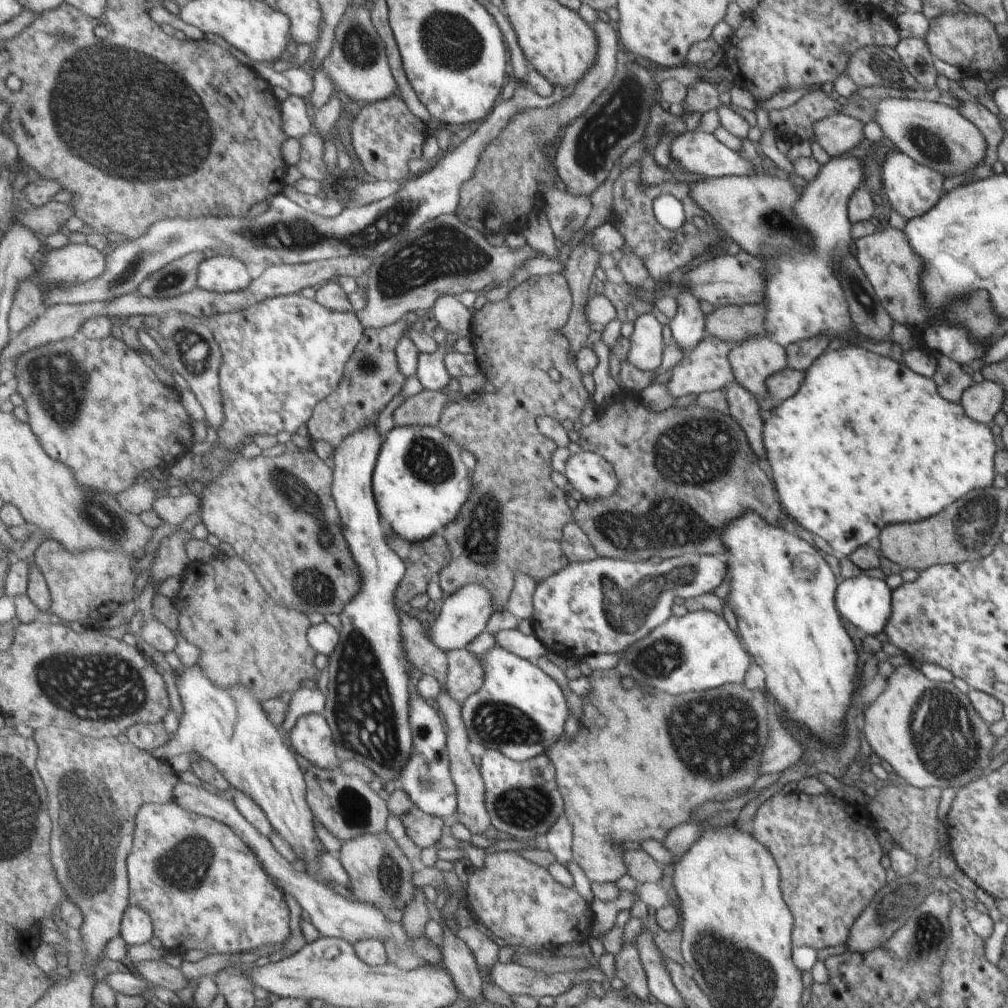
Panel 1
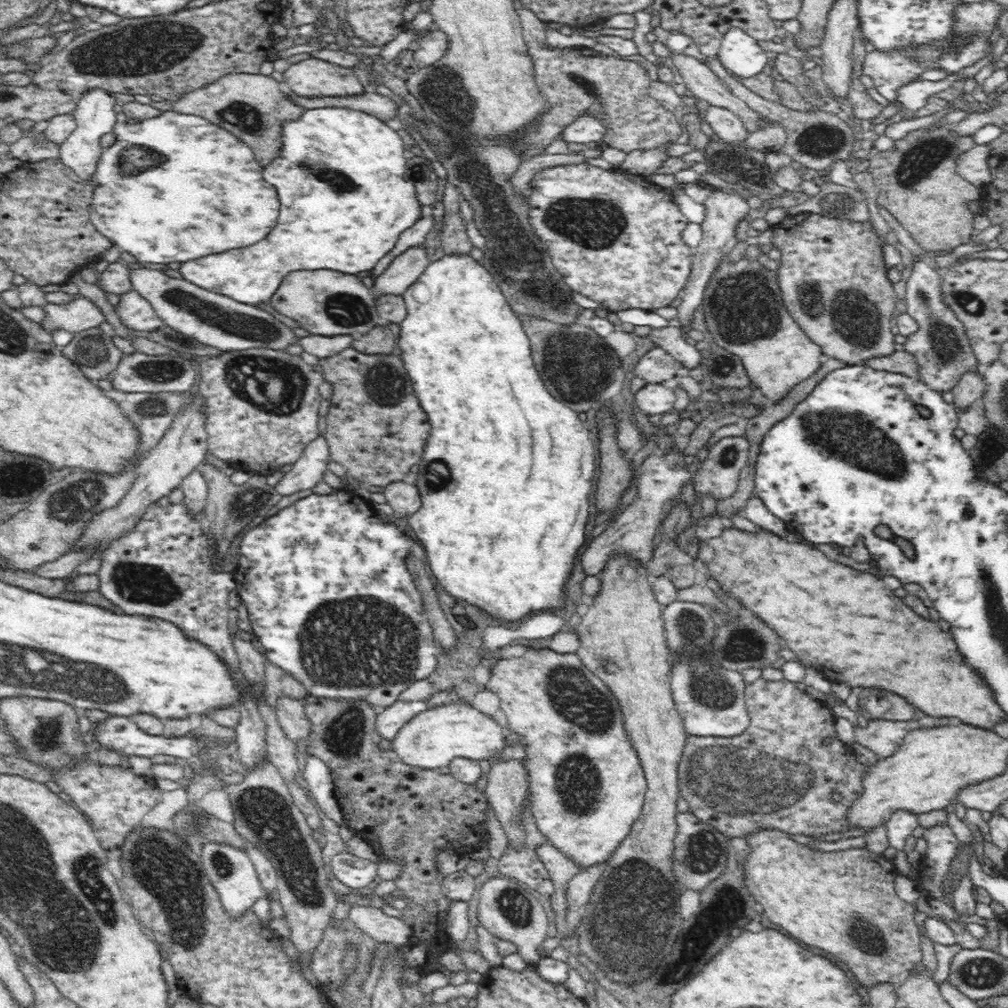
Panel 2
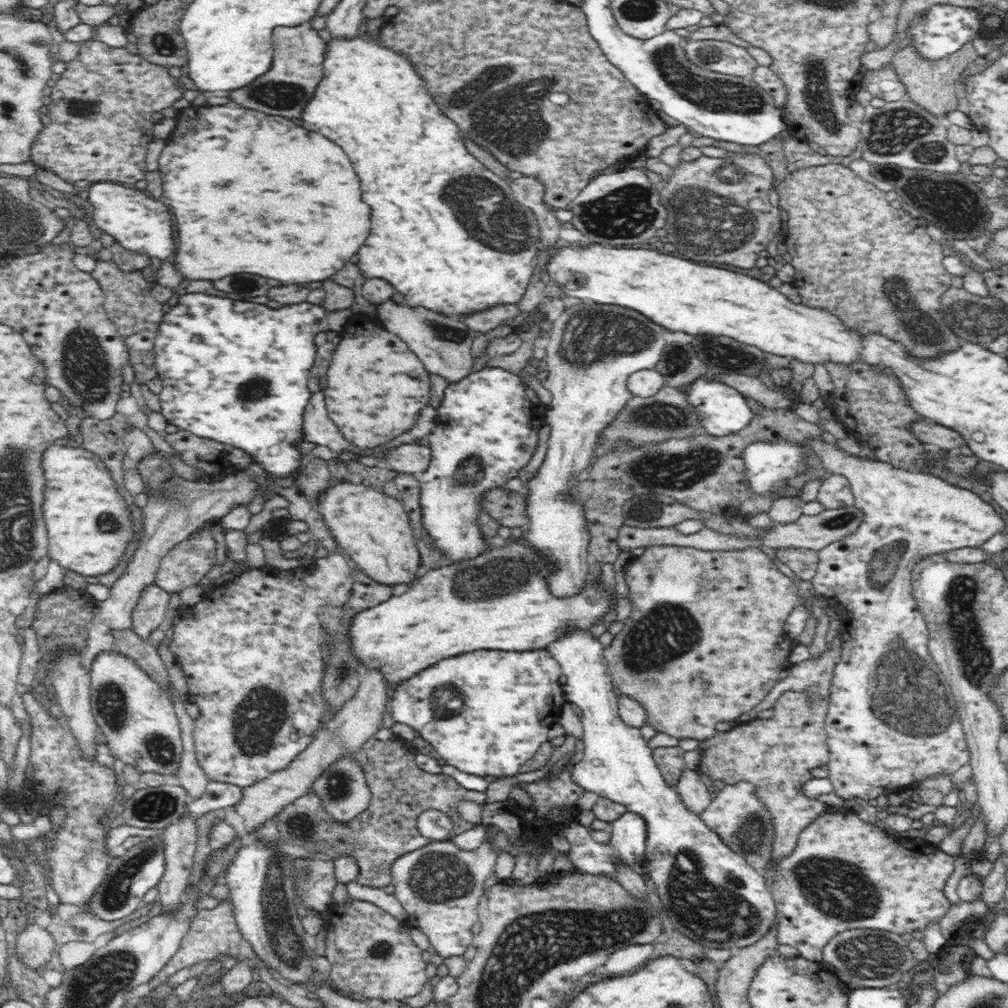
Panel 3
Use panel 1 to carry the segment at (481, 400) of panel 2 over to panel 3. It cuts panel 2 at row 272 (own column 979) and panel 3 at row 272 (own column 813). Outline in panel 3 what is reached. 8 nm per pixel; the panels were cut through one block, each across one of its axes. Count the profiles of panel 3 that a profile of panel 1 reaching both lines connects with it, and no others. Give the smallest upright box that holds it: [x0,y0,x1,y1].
[302,38,540,320]

